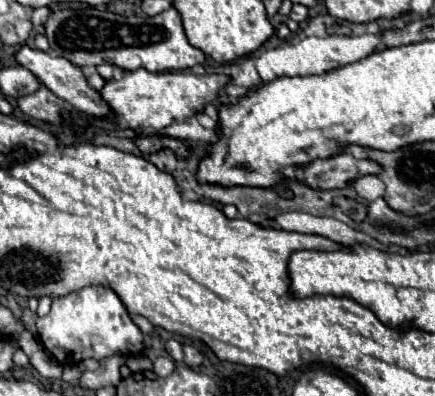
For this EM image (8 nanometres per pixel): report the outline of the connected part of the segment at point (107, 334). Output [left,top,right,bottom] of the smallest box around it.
[36,286,144,366]

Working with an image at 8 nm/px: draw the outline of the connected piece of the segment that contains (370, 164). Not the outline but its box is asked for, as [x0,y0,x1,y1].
[300,154,380,188]

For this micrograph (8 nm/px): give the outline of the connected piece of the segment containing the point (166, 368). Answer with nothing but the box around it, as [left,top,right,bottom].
[154,356,176,376]

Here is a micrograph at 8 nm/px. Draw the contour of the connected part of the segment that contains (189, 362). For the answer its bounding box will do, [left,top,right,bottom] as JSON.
[184,346,204,368]

